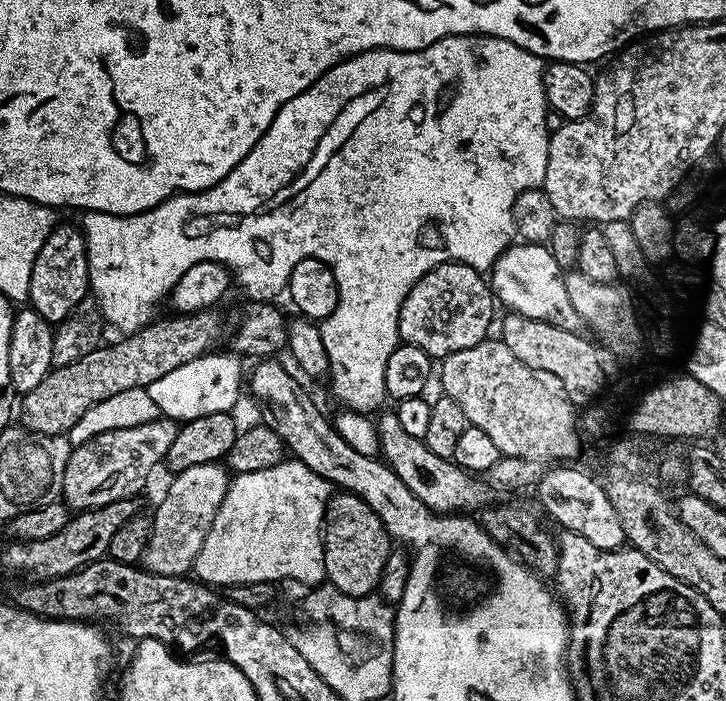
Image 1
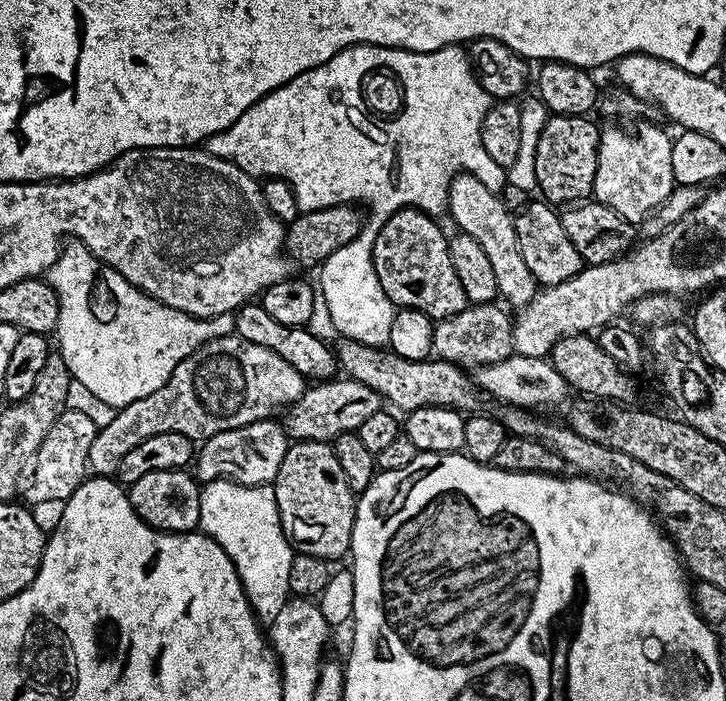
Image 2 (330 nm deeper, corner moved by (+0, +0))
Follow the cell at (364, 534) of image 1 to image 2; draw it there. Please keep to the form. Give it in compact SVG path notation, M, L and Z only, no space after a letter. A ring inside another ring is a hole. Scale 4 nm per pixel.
M313 440L289 443L286 458L278 466L274 487L284 536L297 553L317 556L325 562L349 555L357 497L346 482L346 474L342 474L342 466L338 466L331 443Z

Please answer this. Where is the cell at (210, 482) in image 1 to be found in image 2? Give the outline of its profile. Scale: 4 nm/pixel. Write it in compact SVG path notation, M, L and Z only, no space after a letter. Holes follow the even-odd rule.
M272 418L259 420L241 428L226 430L222 434L214 434L203 441L194 460L196 479L201 482L234 480L241 486L271 485L278 474L278 466L282 466L282 458L286 458L290 443L283 427L274 421Z

